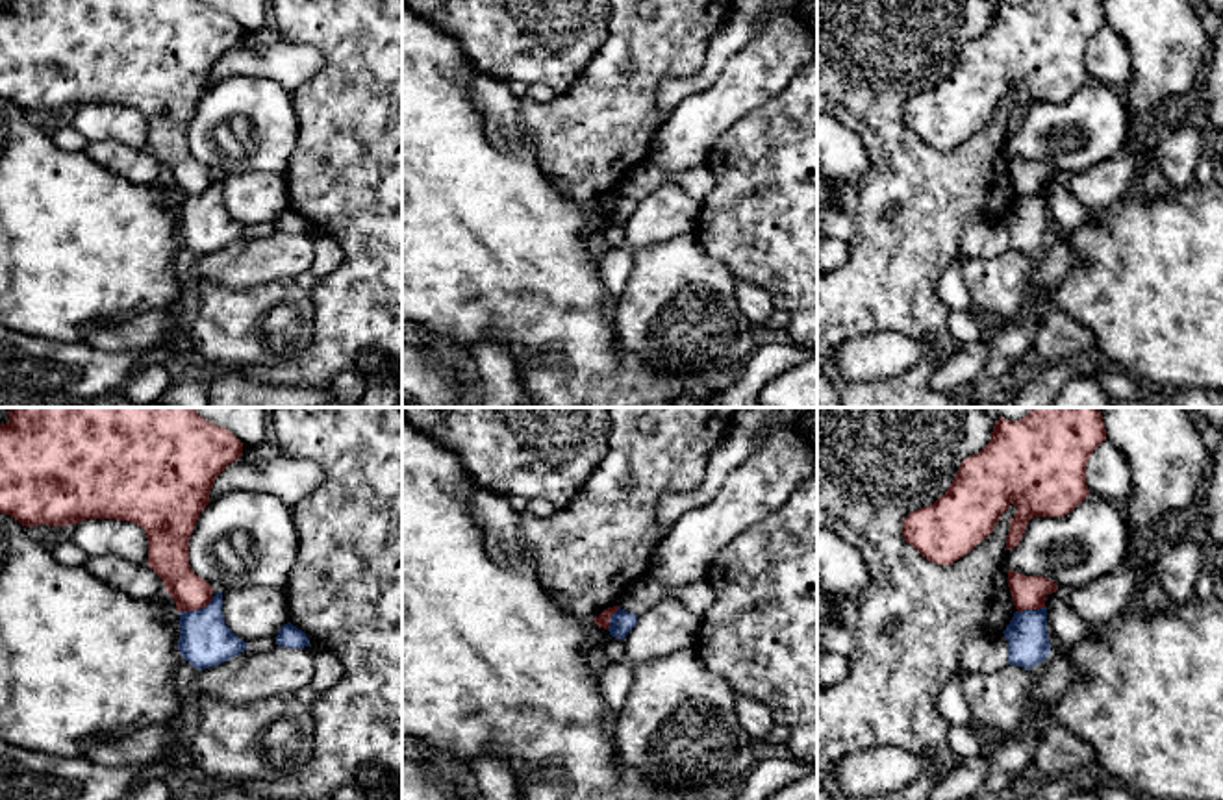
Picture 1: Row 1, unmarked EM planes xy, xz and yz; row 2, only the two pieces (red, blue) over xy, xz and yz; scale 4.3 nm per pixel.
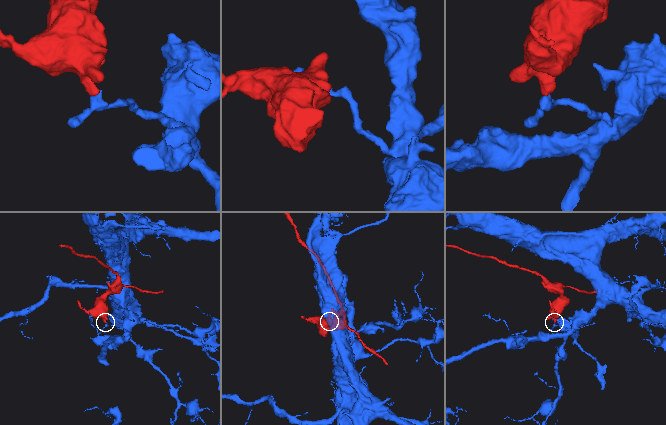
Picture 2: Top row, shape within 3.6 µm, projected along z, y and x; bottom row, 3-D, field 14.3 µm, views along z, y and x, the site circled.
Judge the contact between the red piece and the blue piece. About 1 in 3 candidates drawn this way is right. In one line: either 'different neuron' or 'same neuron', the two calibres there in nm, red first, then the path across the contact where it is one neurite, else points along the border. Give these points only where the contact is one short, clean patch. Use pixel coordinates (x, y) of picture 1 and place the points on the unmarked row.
different neuron | 180/220 nm | along xy (214, 182), (201, 193), (180, 197)

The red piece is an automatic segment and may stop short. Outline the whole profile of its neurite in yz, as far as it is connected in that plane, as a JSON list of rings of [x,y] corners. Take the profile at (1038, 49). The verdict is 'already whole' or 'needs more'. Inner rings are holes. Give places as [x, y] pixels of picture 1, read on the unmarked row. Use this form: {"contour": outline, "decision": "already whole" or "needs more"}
{"contour": [[[1103,0],[999,2],[990,28],[962,46],[949,74],[902,106],[902,122],[928,146],[951,150],[1014,89],[1010,135],[1030,104],[1064,102],[1084,87],[1086,50],[1104,24]]], "decision": "already whole"}

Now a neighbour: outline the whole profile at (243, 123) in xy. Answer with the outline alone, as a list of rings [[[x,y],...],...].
[[[228,76],[209,87],[189,122],[189,150],[213,174],[284,174],[298,143],[298,122],[278,81]]]

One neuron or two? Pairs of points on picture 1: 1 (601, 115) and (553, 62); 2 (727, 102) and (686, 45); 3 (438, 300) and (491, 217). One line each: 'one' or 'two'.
1: two
2: two
3: one

